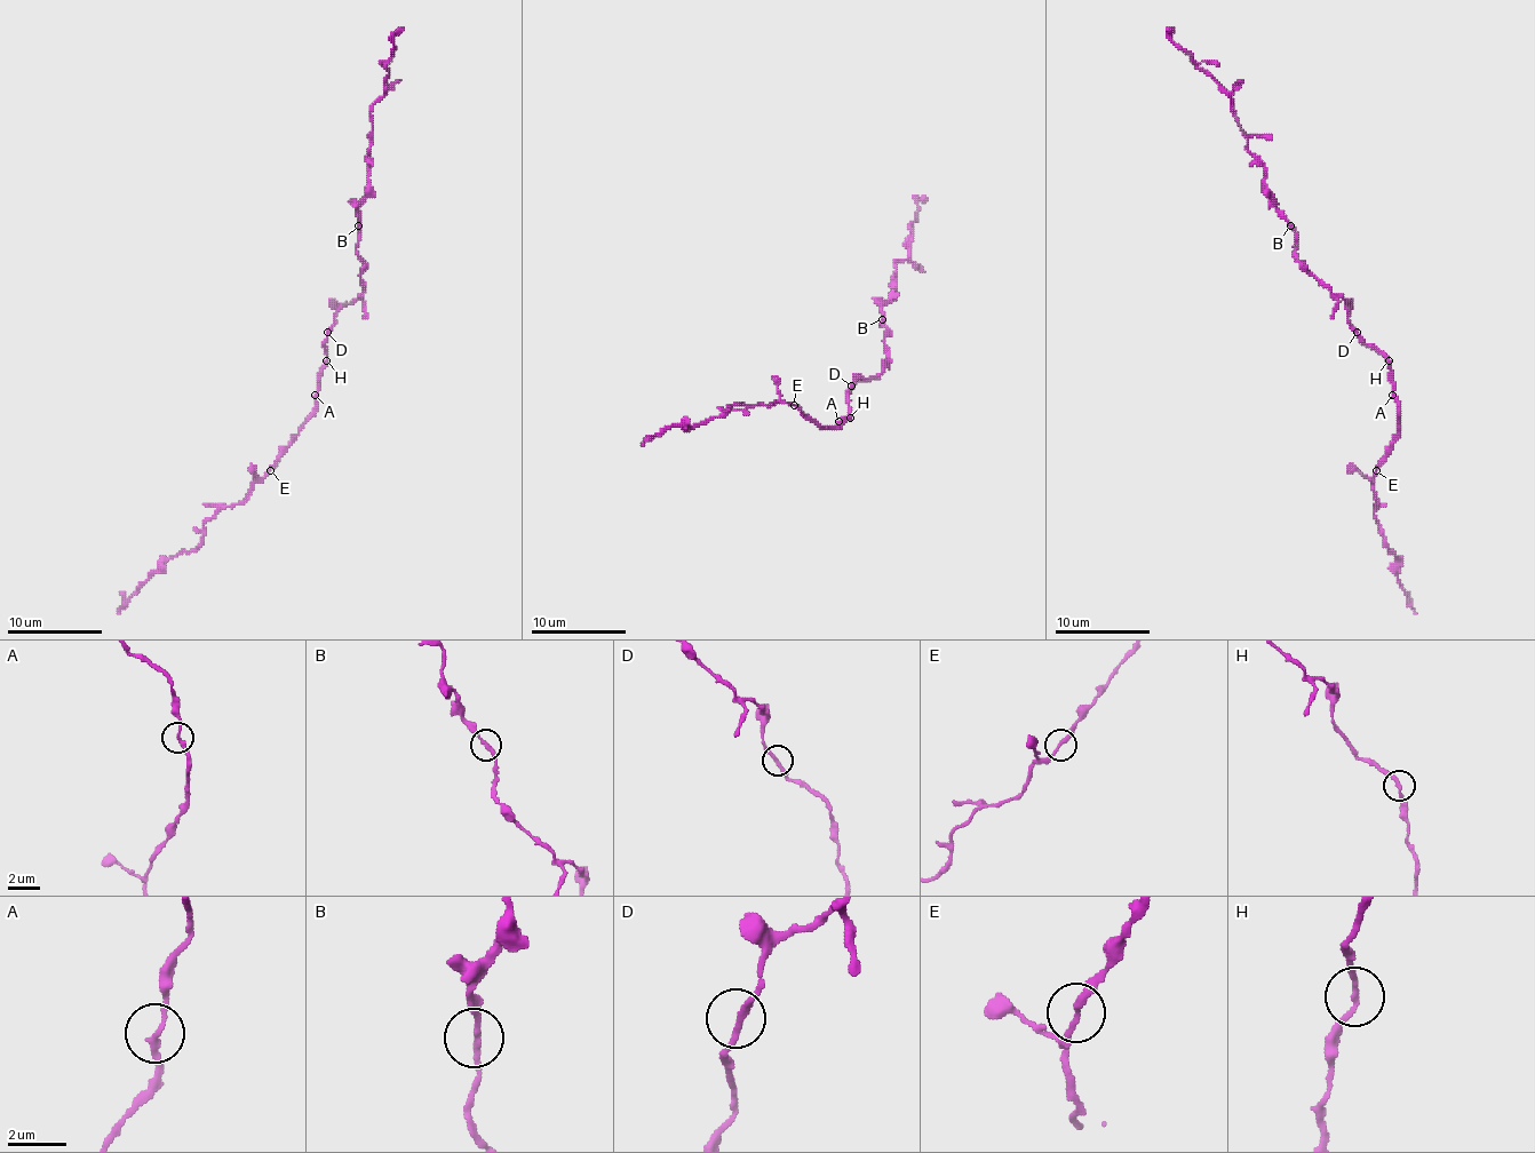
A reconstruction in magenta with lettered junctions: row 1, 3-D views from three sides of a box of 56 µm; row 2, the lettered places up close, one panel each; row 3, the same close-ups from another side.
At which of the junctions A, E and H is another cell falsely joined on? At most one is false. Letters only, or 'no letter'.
no letter

